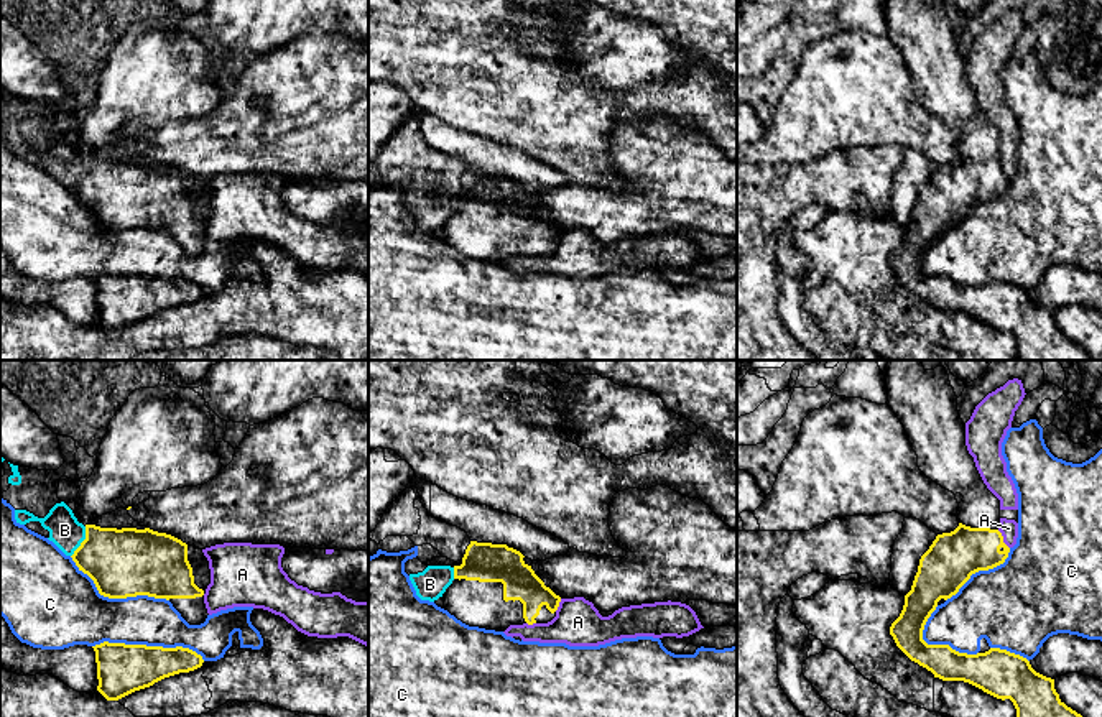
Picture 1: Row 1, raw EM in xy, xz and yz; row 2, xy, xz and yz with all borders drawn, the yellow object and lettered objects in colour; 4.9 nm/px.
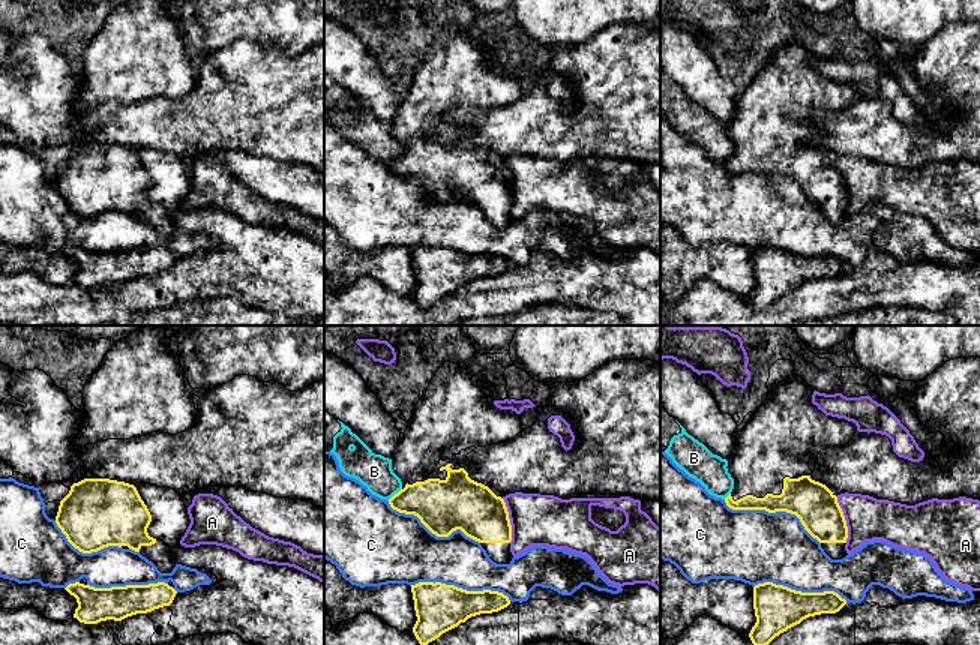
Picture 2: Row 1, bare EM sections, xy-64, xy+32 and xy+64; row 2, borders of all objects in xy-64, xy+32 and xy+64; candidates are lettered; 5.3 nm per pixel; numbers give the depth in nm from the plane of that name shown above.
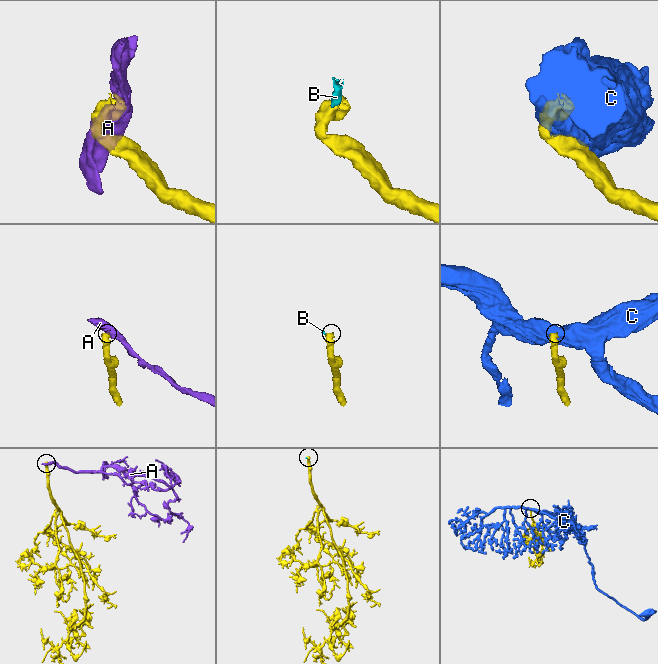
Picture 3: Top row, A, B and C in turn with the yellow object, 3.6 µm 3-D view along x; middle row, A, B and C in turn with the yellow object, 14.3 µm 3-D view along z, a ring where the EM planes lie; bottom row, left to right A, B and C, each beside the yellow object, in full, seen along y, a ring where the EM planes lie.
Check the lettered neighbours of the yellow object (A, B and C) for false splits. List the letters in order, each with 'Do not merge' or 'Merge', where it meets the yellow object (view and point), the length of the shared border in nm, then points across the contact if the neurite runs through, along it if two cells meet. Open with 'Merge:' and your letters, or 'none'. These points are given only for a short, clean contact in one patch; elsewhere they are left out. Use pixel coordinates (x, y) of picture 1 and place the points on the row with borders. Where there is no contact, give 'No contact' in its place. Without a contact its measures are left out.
Merge: none
A: Do not merge. Touches yellow at yz (1002, 540). Shared border 110 nm. Boundary: yz (997, 530), (1009, 548)
B: Do not merge. Touches yellow at xy (83, 541). Shared border 170 nm. Boundary: xy (86, 527), (86, 536), (71, 556)
C: Do not merge. Touches yellow at xy (148, 647). Shared border 550 nm

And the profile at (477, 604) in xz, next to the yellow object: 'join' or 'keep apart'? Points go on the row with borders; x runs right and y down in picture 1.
join

